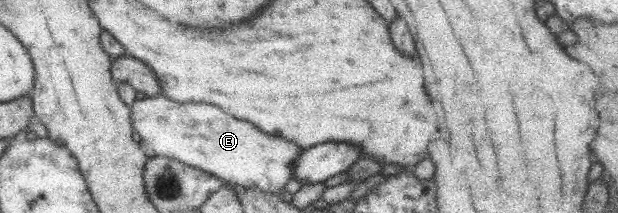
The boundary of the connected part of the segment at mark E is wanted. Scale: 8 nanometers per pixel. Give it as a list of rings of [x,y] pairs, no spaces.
[[[158,95],[135,100],[129,106],[129,115],[139,149],[147,158],[156,155],[178,160],[217,176],[228,186],[281,192],[291,179],[294,161],[301,155],[300,151],[303,151],[293,142],[266,136],[252,124],[232,118],[212,104],[180,104]]]

